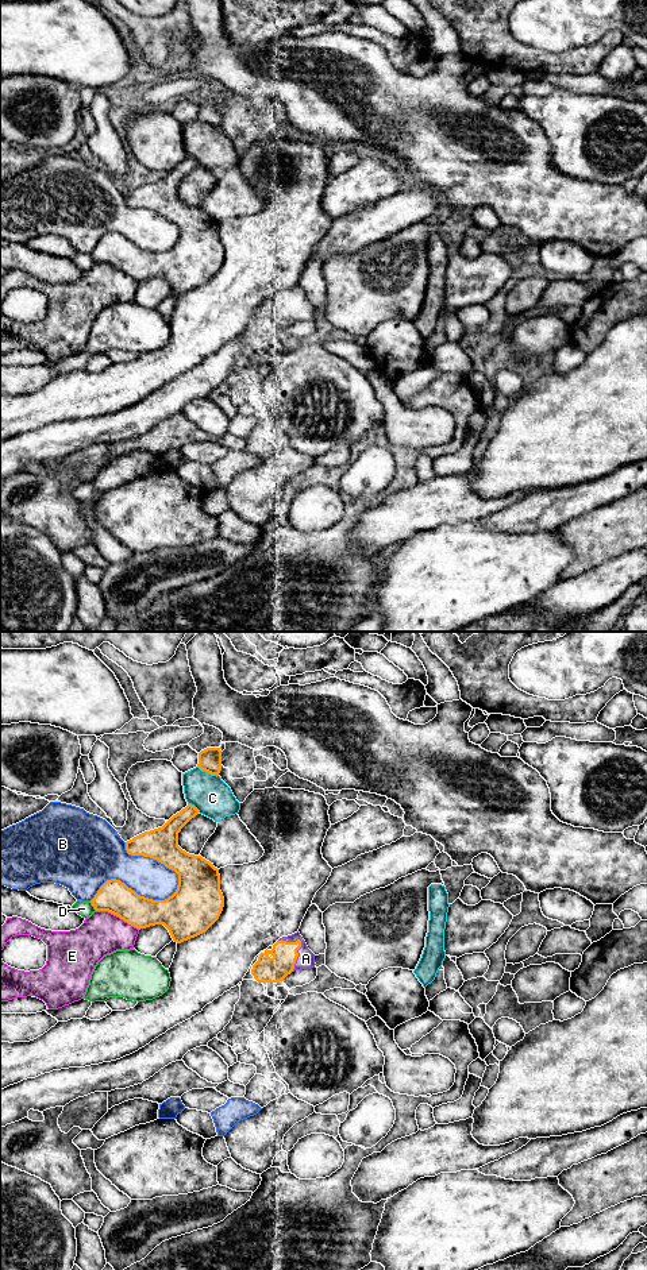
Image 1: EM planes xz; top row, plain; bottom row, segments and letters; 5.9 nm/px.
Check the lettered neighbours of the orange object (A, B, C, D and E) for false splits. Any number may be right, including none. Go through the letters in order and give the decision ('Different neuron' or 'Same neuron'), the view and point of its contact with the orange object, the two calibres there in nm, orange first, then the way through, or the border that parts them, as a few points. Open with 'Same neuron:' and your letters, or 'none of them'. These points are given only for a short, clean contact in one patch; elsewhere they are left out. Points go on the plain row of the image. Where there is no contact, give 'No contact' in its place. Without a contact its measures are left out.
Same neuron: A
A: Same neuron. Touches orange at xz (300, 298). Thickness 150 nm (orange) against 100 nm. Path across: xz (266, 321), (276, 321), (300, 298), (300, 305), (305, 311)
B: Different neuron. Touches orange at xz (138, 247). Thickness 200 nm (orange) against 220 nm
C: Different neuron. Touches orange at xz (208, 124). Thickness 140 nm (orange) against 220 nm
D: Different neuron. Touches orange at xz (92, 257). Thickness 190 nm (orange) against 90 nm
E: Different neuron. Touches orange at xz (118, 267). Thickness 190 nm (orange) against 260 nm. Boundary: xz (96, 262), (107, 262), (139, 281)

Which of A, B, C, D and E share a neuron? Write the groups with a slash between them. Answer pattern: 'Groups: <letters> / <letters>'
Groups: A / B / C / D / E

